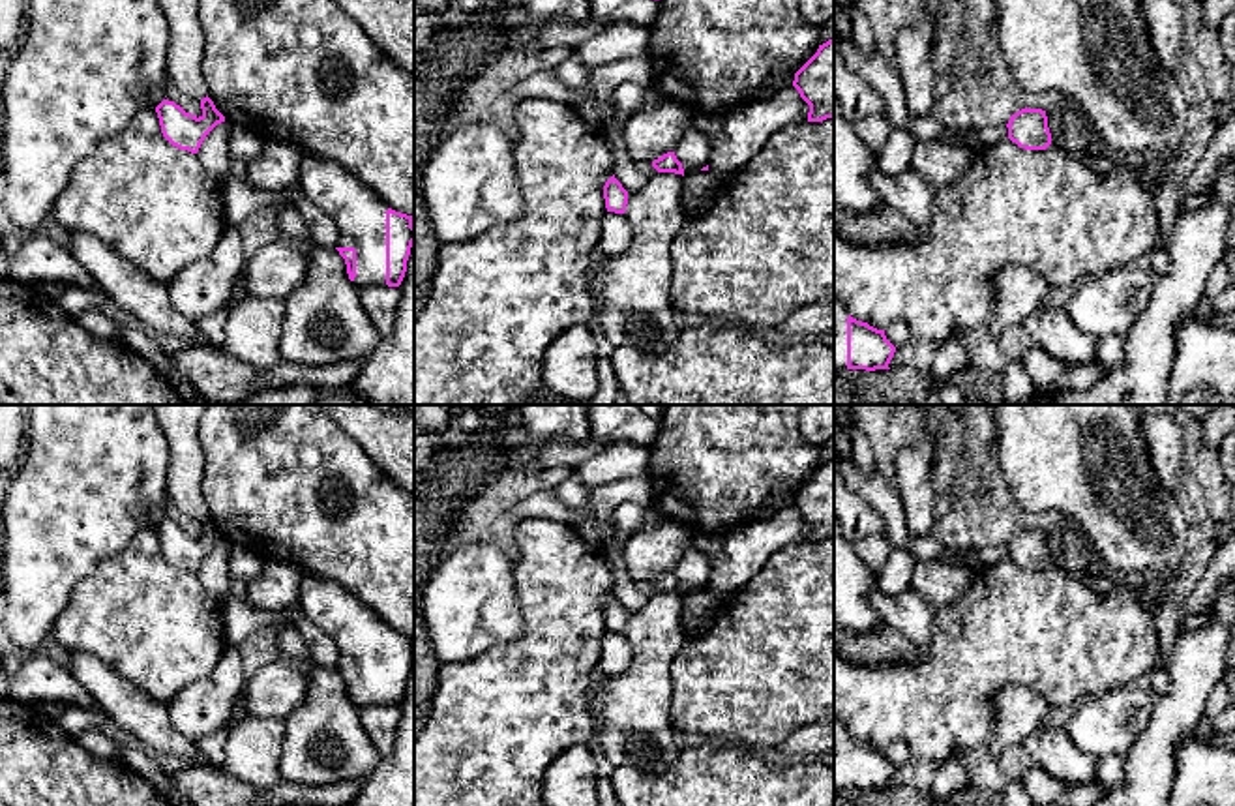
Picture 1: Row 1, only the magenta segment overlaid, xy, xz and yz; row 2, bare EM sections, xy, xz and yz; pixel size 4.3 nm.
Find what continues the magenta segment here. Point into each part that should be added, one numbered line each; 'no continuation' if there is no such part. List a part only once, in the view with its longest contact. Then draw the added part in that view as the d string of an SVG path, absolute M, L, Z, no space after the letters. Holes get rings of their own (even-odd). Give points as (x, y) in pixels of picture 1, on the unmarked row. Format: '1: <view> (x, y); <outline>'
1: xy (360, 636); M309 574L302 575L300 607L334 639L337 667L356 669L356 709L386 705L388 624L335 583Z

